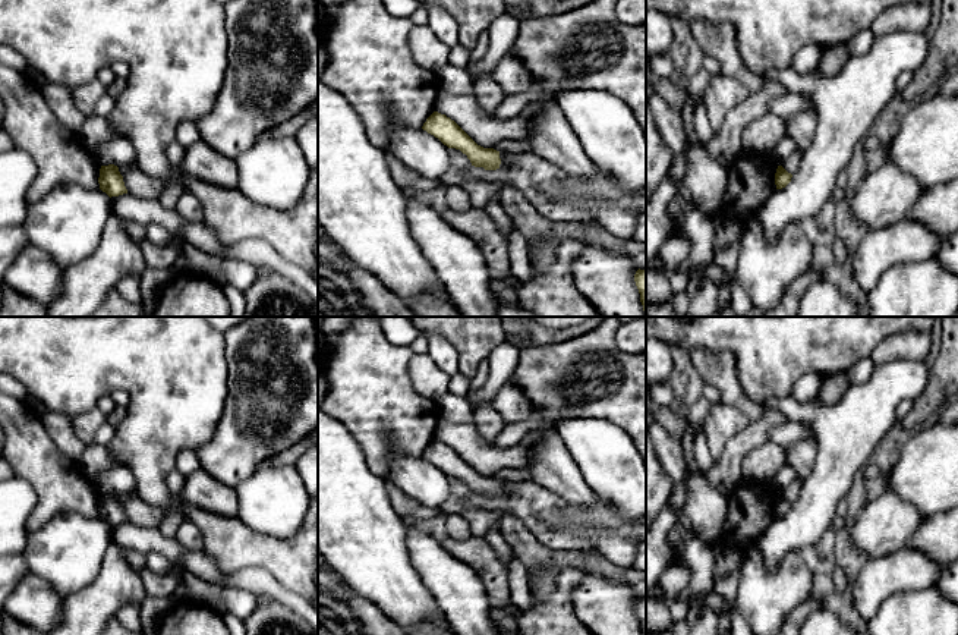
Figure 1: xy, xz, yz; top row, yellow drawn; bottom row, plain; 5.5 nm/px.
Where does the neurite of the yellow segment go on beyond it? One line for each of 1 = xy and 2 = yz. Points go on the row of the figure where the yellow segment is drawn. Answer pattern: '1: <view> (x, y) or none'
1: none
2: none

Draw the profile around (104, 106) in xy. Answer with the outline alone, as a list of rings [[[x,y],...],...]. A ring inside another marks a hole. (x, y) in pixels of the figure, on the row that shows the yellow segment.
[[[104,94],[97,106],[95,106],[95,111],[94,114],[98,114],[98,116],[107,116],[111,113],[111,110],[114,109],[114,104],[116,104],[117,98],[111,97],[110,94]]]

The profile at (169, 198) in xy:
[[[177,175],[158,198],[160,204],[167,210],[174,210],[180,195],[185,192],[182,177]]]

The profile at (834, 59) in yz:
[[[844,44],[828,48],[816,70],[825,76],[836,75],[848,57],[848,48]]]

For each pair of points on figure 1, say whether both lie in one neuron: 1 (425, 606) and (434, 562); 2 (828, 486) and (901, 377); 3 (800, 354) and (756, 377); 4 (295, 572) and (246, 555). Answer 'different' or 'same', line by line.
1: different
2: same
3: same
4: same

